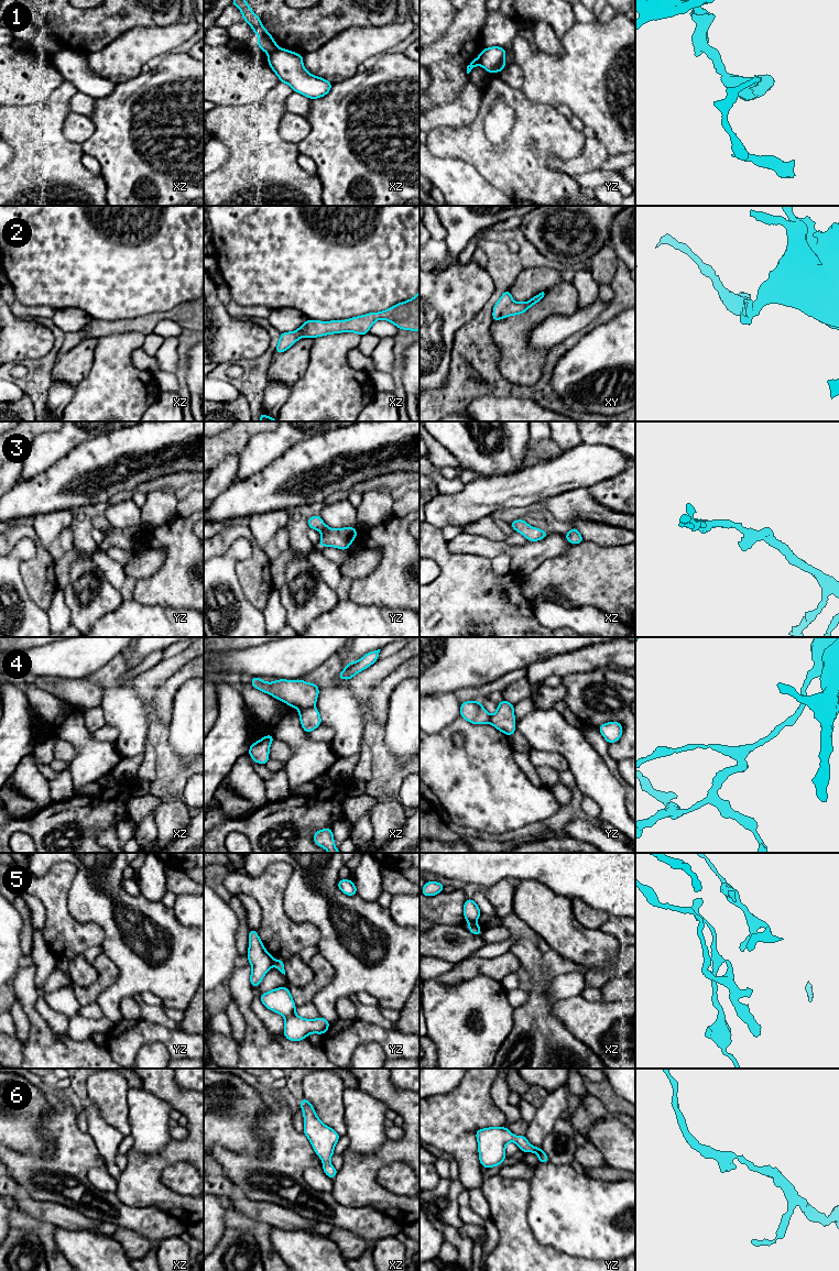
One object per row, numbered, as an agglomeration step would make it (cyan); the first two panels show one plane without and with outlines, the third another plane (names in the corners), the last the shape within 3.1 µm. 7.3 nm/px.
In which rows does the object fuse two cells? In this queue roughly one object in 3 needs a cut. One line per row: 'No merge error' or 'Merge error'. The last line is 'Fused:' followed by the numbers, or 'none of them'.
1: Merge error
2: No merge error
3: No merge error
4: Merge error
5: Merge error
6: No merge error
Fused: 1, 4, 5

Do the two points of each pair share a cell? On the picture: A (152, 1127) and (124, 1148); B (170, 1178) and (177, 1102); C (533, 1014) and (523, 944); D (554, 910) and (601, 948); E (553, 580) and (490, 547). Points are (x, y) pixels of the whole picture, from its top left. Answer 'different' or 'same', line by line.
A: different
B: different
C: same
D: same
E: different

